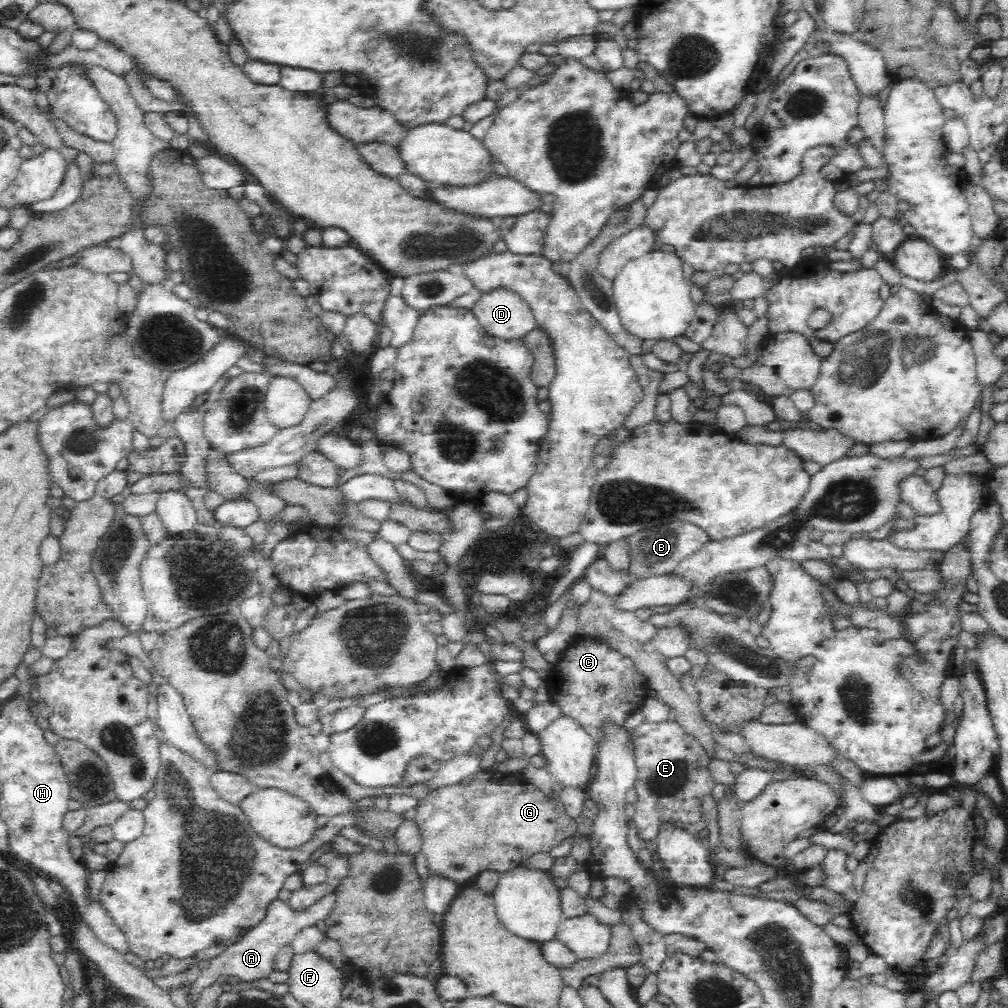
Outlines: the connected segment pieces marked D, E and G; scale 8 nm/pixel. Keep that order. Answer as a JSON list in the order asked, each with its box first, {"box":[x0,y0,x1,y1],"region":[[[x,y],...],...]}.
[{"box":[471,288,537,339],"region":[[[503,288],[481,294],[471,311],[482,329],[499,339],[523,339],[537,328],[533,310],[526,301]]]},{"box":[629,719,716,841],"region":[[[668,719],[655,723],[644,721],[638,727],[629,729],[629,731],[635,748],[637,768],[637,777],[633,784],[637,792],[636,803],[633,805],[636,813],[633,819],[636,821],[640,837],[647,841],[653,839],[664,823],[672,823],[675,827],[686,829],[687,825],[695,824],[701,820],[697,798],[704,793],[710,793],[716,783],[708,769],[710,762],[708,752],[702,747],[700,741],[686,732],[686,729],[680,723]]]},{"box":[414,769,578,886],"region":[[[480,769],[458,782],[428,792],[420,800],[414,819],[423,840],[421,852],[427,860],[428,870],[452,877],[464,886],[486,870],[500,875],[514,870],[522,859],[536,853],[549,852],[578,833],[576,819],[566,813],[559,792],[554,791],[554,794],[548,796],[531,783],[506,784],[502,779],[500,771]]]}]

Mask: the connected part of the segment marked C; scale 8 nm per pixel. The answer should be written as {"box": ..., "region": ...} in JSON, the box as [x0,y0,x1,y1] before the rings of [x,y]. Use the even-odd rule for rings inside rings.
{"box":[544,637,648,742],"region":[[[576,637],[572,642],[568,643],[562,655],[562,660],[556,666],[553,666],[546,678],[544,678],[549,698],[558,702],[561,713],[572,715],[574,719],[578,720],[582,728],[586,729],[586,732],[589,732],[590,736],[593,737],[594,742],[598,742],[601,739],[599,724],[602,720],[612,719],[624,727],[626,716],[637,710],[639,704],[642,704],[646,690],[648,689],[646,678],[637,670],[633,661],[595,637]],[[598,687],[605,688],[603,695],[598,695],[595,692]]]}

